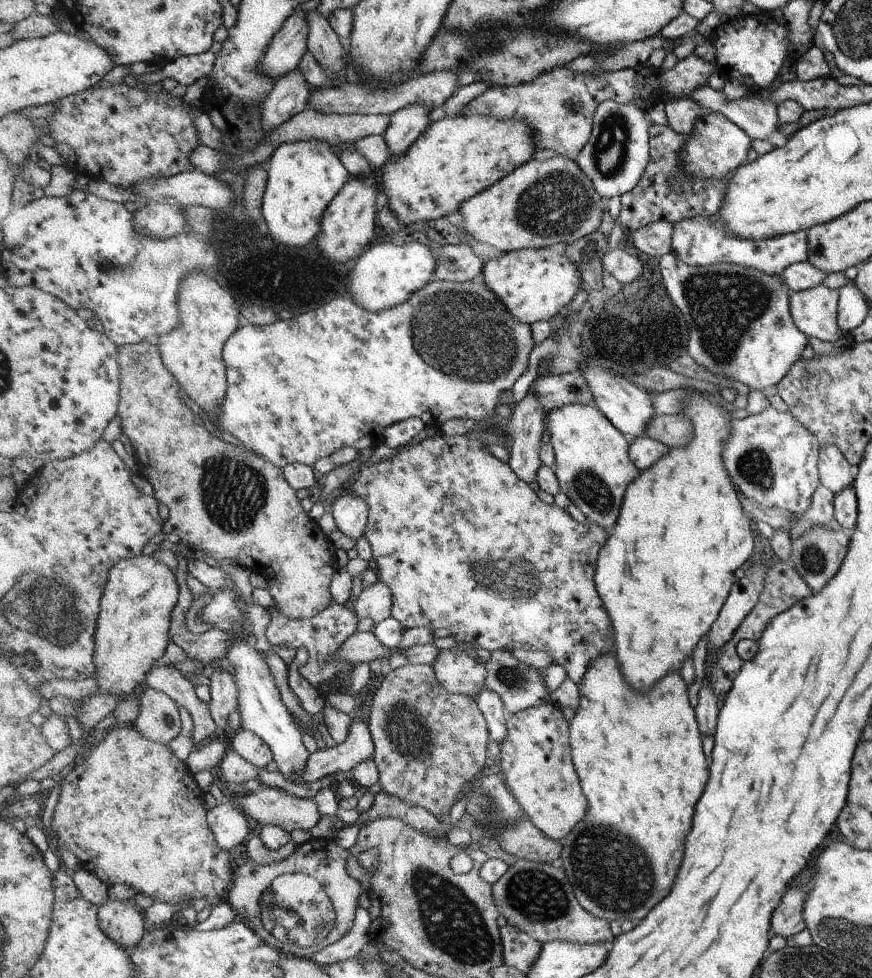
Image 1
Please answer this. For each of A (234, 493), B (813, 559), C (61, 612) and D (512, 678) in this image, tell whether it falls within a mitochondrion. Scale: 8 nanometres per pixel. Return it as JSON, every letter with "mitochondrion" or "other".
{"A":"mitochondrion","B":"mitochondrion","C":"mitochondrion","D":"mitochondrion"}

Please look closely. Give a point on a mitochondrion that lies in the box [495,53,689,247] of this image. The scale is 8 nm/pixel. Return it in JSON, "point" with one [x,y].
{"point":[558,204]}

